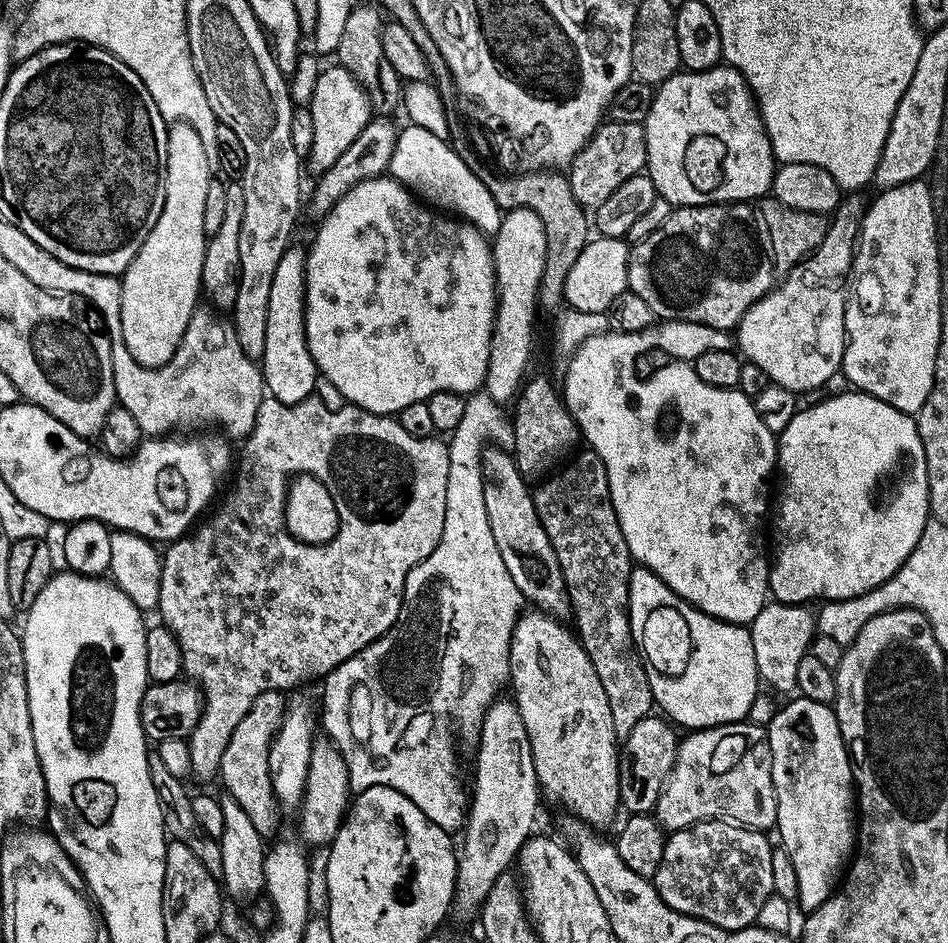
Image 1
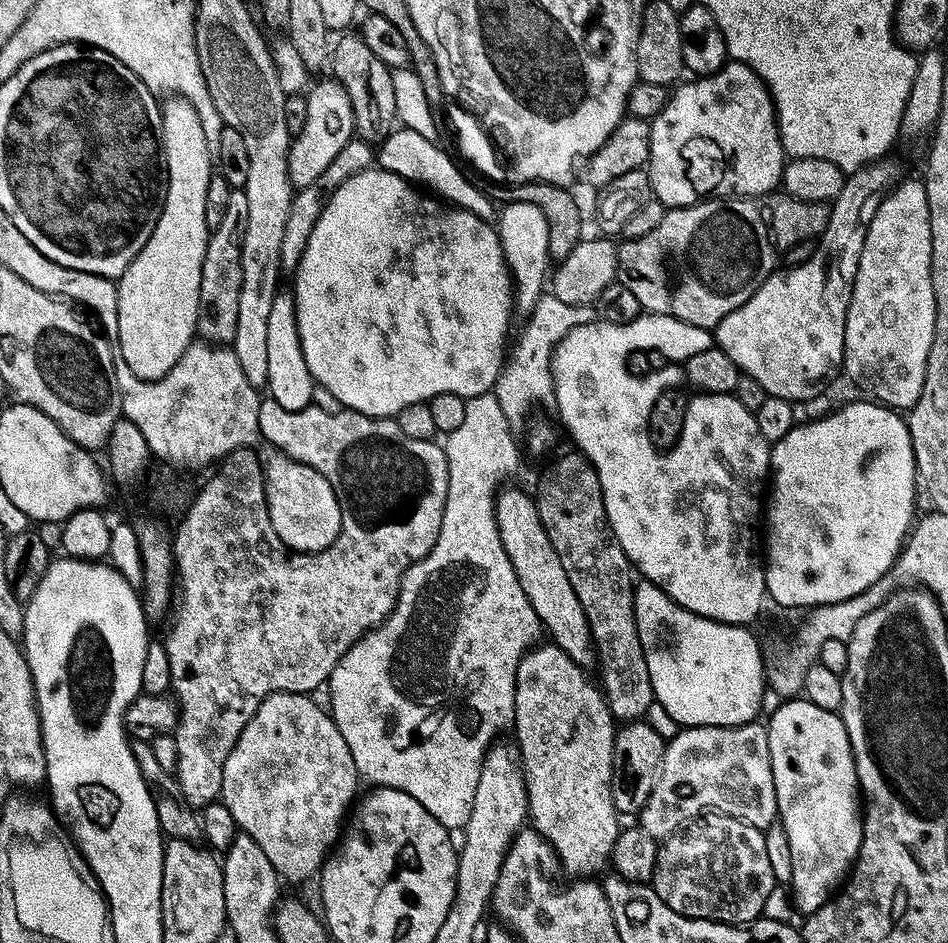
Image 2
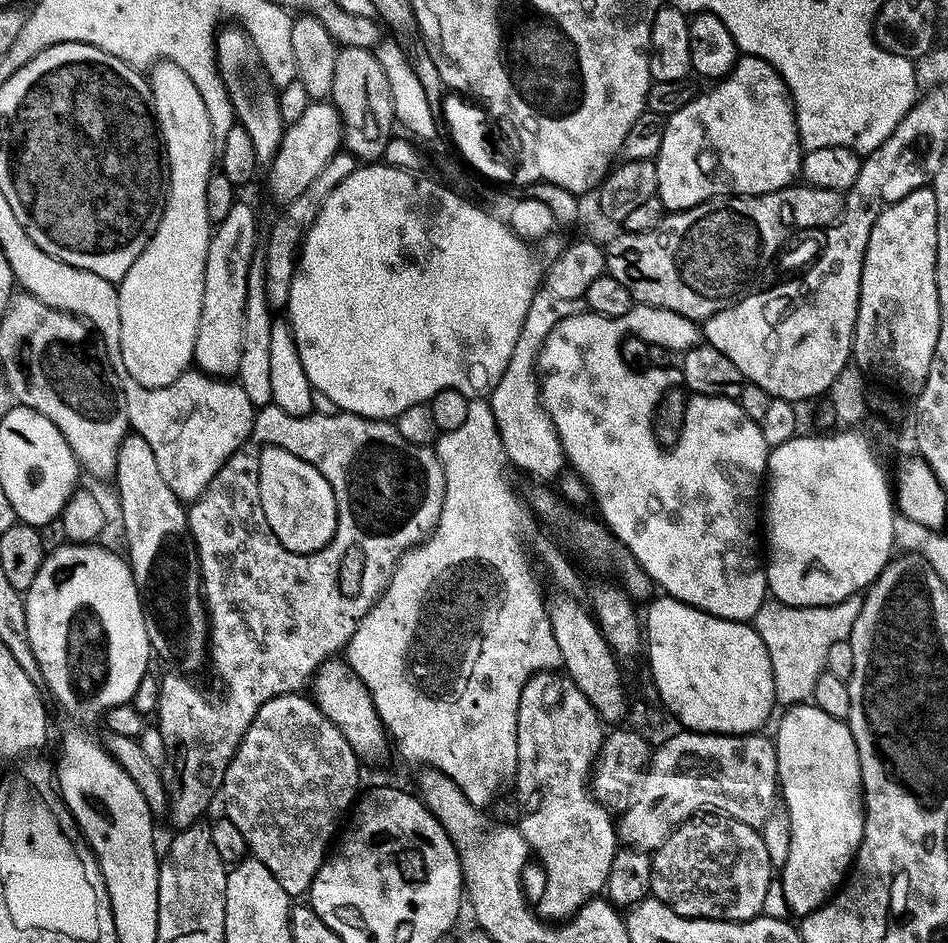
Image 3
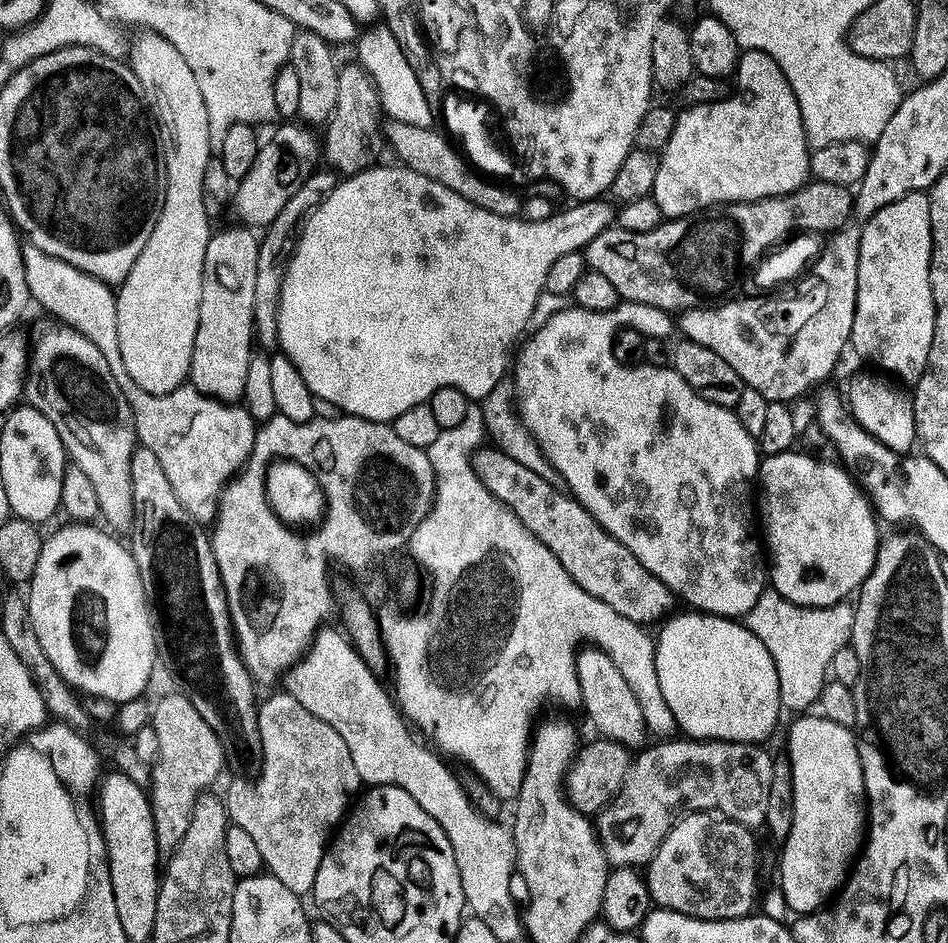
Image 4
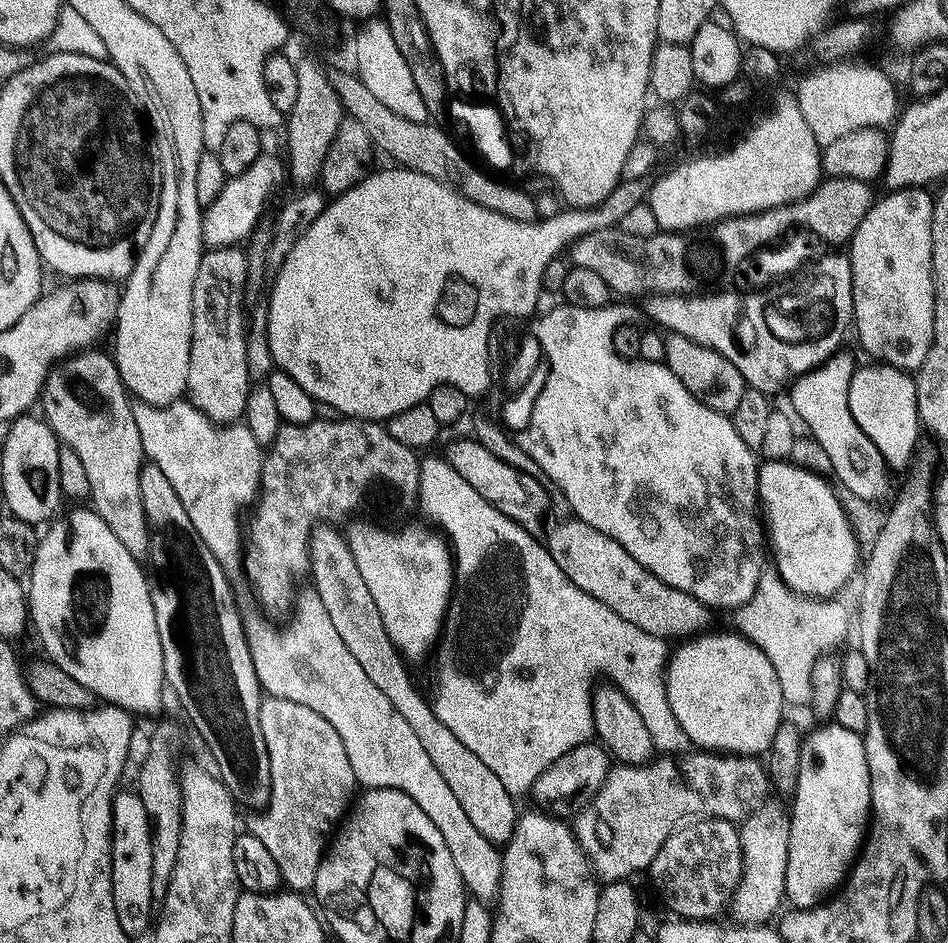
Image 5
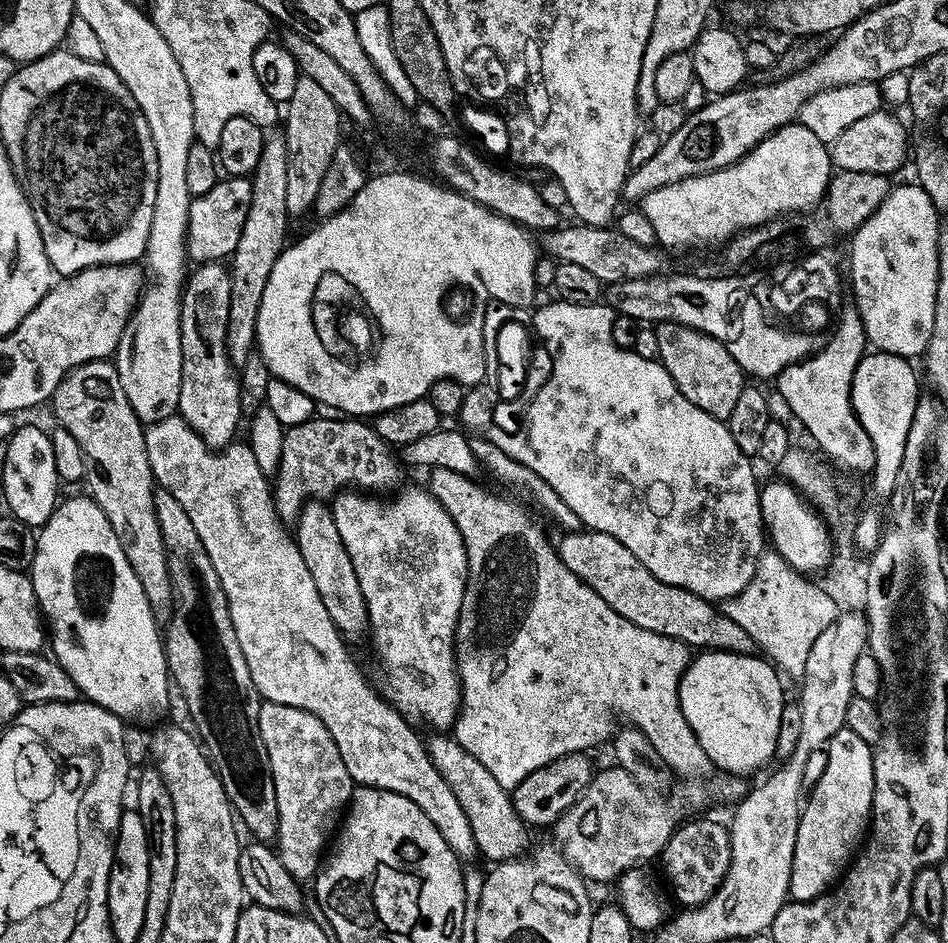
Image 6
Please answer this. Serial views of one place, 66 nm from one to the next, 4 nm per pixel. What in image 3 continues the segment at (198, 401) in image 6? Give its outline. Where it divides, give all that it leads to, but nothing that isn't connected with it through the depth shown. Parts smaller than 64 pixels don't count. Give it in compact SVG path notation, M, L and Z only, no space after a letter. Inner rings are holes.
M236 202L230 206L230 212L226 218L222 219L222 222L215 225L212 233L212 239L208 242L208 253L206 254L206 274L204 275L204 293L202 294L202 314L198 318L198 330L196 331L196 337L194 338L194 350L192 351L192 358L195 367L199 371L206 372L210 376L217 378L232 378L236 376L238 370L238 362L242 358L242 322L244 321L244 311L246 310L246 286L248 285L248 268L253 262L254 251L258 248L258 240L256 244L256 212L248 204L242 204L242 202Z

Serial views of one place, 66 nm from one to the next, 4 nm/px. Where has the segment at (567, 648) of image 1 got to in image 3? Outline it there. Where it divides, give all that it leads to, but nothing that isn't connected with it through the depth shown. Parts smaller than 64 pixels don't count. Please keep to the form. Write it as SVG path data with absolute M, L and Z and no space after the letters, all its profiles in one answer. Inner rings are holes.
M545 670L543 672L535 672L530 679L528 679L520 695L518 718L516 719L518 758L516 759L514 785L516 784L516 804L520 807L521 814L524 815L524 817L518 821L518 827L522 838L526 838L531 855L535 857L535 859L537 856L537 858L540 859L541 866L544 867L544 893L540 896L540 908L538 904L538 912L541 917L547 918L552 922L567 921L569 918L575 916L580 907L588 900L599 897L601 893L605 891L607 876L610 874L610 864L614 861L618 849L617 825L614 823L613 817L610 815L608 809L605 808L604 805L599 804L590 791L592 766L596 762L596 755L600 753L600 747L604 744L605 735L606 725L604 721L600 719L598 710L594 710L594 706L586 700L586 694L582 694L582 690L578 690L578 686L572 683L572 680L567 674L561 674L556 670Z

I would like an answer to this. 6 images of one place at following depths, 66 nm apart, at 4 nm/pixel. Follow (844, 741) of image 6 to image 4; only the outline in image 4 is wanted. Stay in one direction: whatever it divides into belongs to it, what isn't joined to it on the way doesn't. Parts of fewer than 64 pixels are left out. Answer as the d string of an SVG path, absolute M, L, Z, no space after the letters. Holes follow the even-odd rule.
M800 714L788 728L786 759L792 771L794 790L794 826L782 842L780 852L780 880L778 887L786 898L789 913L819 912L843 888L848 873L862 848L866 836L866 797L864 771L856 749L856 736L852 728L838 726L819 714Z

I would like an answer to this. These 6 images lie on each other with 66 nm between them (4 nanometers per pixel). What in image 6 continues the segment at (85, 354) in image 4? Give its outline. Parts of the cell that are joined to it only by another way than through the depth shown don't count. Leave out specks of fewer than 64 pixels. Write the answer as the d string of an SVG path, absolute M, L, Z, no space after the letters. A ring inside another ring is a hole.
M111 359L91 360L66 374L62 382L54 390L50 401L50 409L56 415L55 423L61 428L70 430L82 446L84 461L88 464L86 473L87 491L93 500L102 506L102 514L110 518L110 526L114 534L118 534L118 542L122 542L122 554L126 554L126 562L138 574L138 582L142 582L142 590L154 610L171 609L174 604L174 581L168 567L168 555L164 549L164 535L160 529L160 519L156 516L156 493L158 485L152 478L150 458L146 454L145 425L134 414L130 402L126 398L126 390L122 390L122 382L118 382L118 370Z

